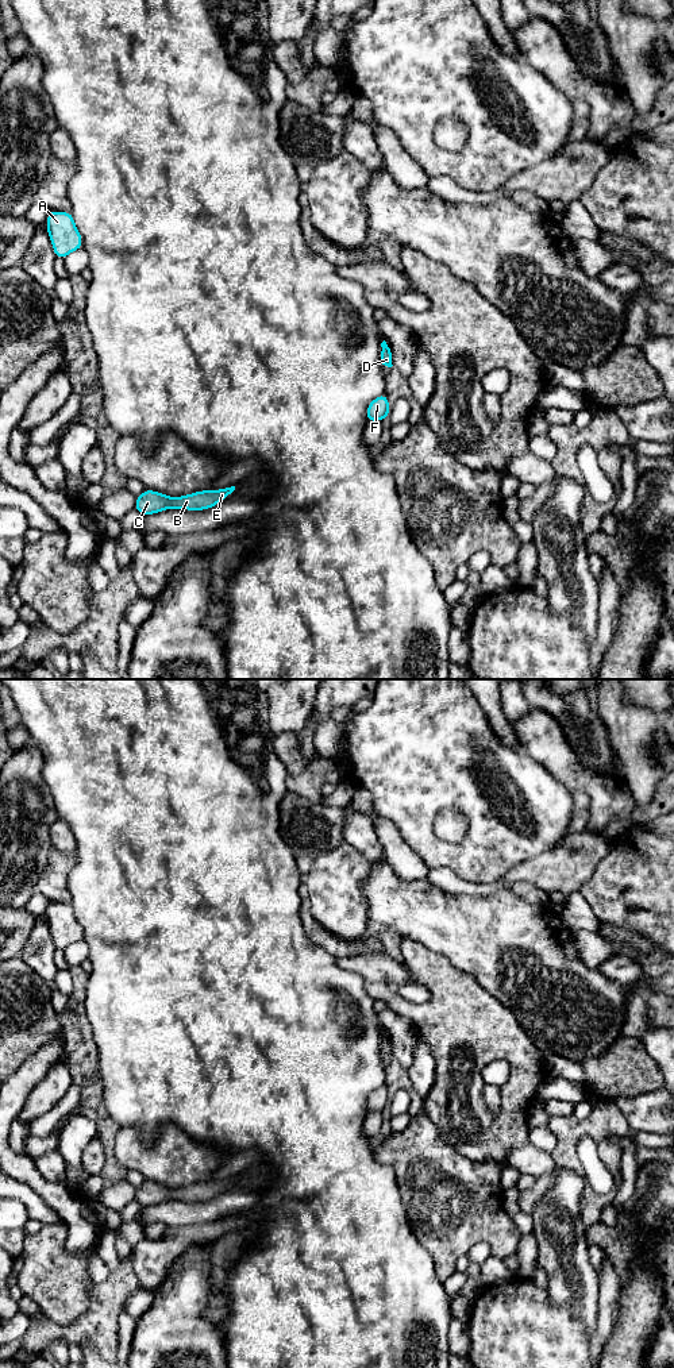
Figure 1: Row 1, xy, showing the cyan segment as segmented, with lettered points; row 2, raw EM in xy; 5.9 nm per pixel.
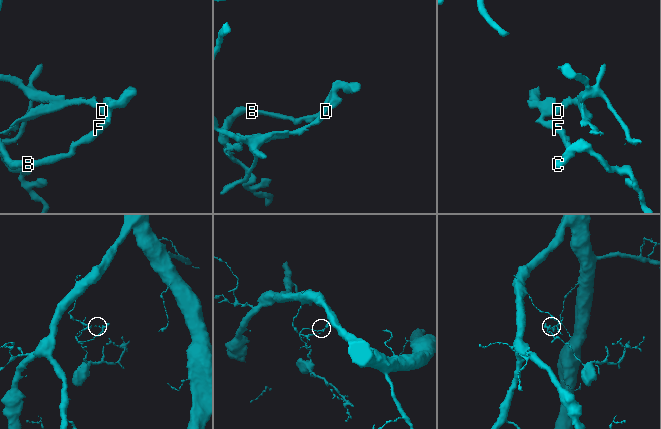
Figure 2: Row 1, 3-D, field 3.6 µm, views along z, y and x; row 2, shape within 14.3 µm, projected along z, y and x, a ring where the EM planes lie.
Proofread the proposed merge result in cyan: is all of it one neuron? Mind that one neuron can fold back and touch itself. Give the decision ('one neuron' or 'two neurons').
two neurons

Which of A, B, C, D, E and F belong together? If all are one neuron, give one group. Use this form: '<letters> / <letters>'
A / B C D E F

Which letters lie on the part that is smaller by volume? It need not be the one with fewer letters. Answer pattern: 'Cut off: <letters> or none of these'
Cut off: B, C, D, E, F

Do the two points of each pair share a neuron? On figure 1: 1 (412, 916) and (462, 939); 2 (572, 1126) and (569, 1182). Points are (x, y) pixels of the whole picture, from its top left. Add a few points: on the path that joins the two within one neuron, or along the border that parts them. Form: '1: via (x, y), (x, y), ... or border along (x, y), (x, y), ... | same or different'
1: via (424, 916), (430, 916), (450, 927) | same
2: border along (555, 1166), (572, 1170), (581, 1176) | different

